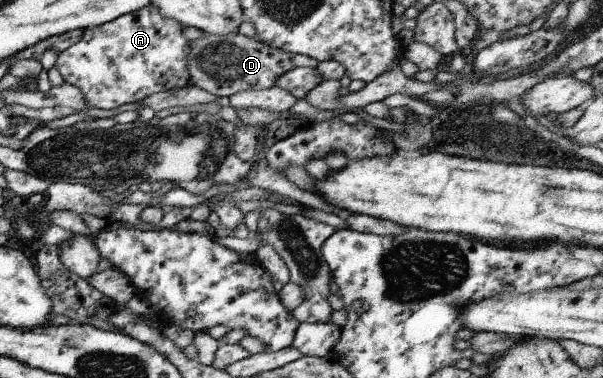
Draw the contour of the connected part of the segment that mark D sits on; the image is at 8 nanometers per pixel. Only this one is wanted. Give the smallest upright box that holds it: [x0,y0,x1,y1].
[187,32,293,101]

